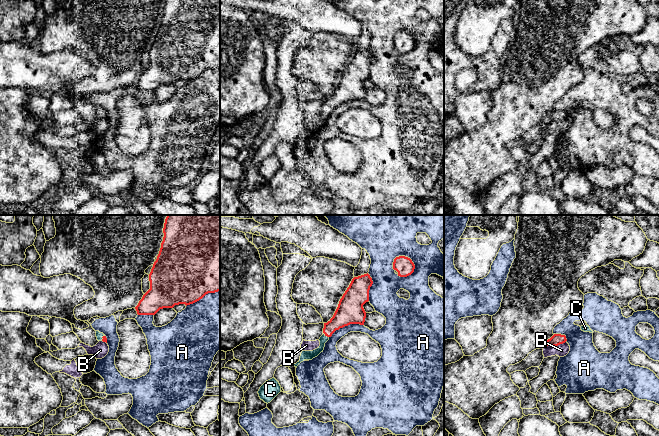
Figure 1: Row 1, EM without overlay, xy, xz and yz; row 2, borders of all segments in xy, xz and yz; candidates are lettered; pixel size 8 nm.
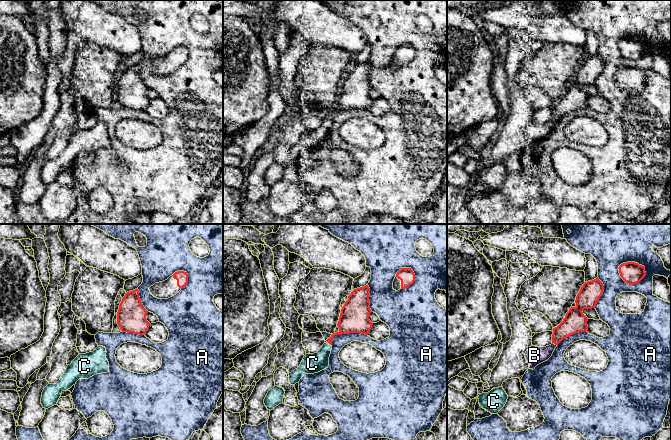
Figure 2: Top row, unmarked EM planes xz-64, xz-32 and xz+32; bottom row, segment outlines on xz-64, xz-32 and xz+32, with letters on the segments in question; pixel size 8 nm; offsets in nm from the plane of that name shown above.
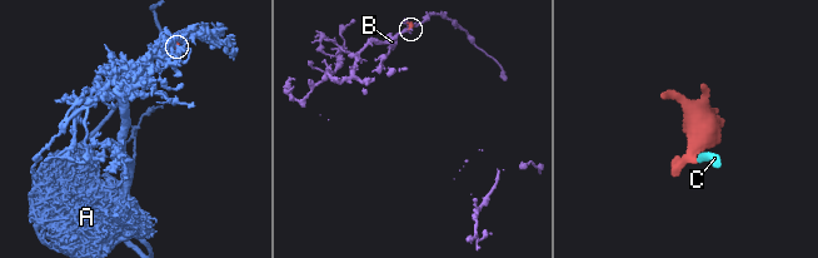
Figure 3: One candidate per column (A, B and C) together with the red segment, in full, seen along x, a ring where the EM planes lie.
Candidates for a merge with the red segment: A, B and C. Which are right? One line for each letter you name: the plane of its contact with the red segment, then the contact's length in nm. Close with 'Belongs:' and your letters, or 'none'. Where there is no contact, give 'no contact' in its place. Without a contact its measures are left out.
C: meets red in xz; contact 60 nm long
Belongs: C

